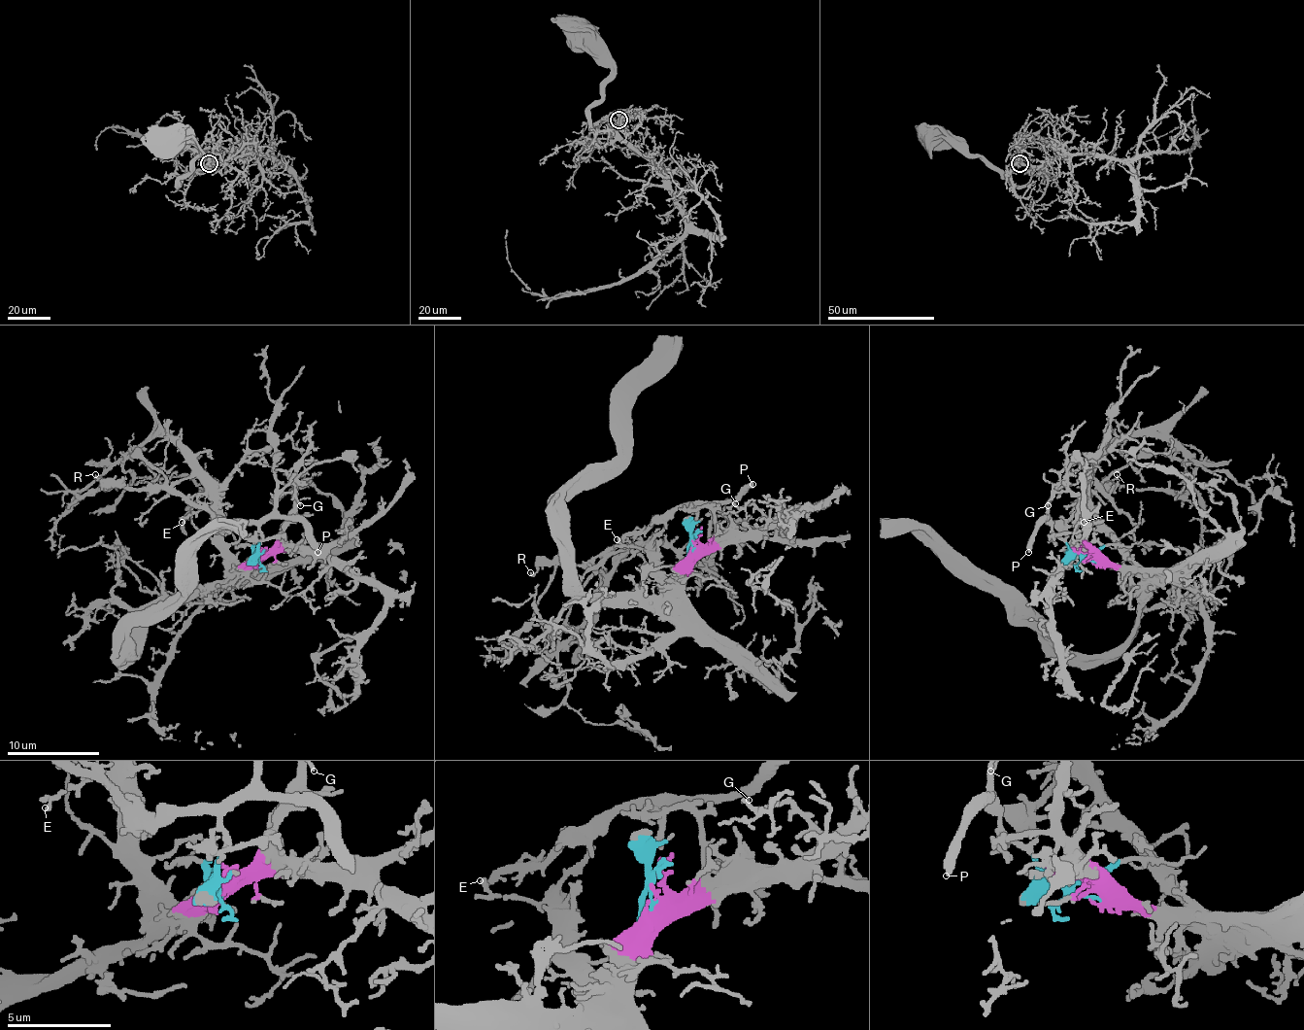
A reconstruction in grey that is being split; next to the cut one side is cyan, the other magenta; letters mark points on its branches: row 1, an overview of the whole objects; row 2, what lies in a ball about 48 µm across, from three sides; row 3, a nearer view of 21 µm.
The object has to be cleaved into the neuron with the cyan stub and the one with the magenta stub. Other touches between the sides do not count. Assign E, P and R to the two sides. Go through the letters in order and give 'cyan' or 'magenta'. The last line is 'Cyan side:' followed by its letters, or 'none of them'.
E: magenta
P: cyan
R: cyan
Cyan side: P, R

